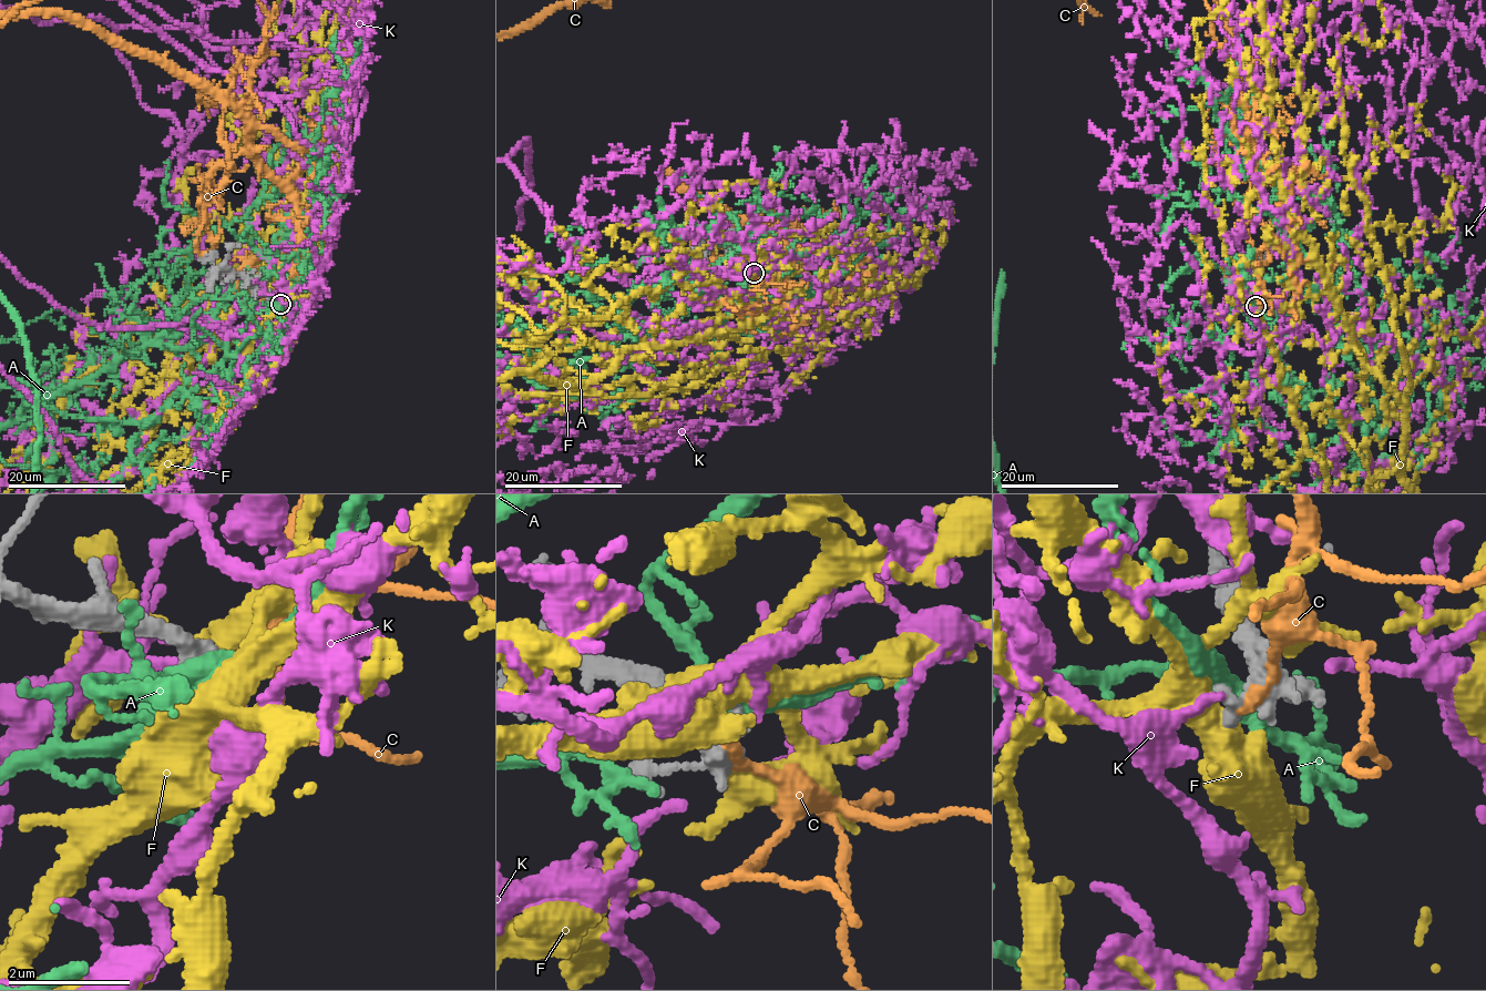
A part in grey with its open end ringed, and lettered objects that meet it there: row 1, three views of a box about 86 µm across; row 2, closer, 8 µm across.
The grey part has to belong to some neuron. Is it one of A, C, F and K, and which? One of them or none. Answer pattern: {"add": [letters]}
{"add": []}

